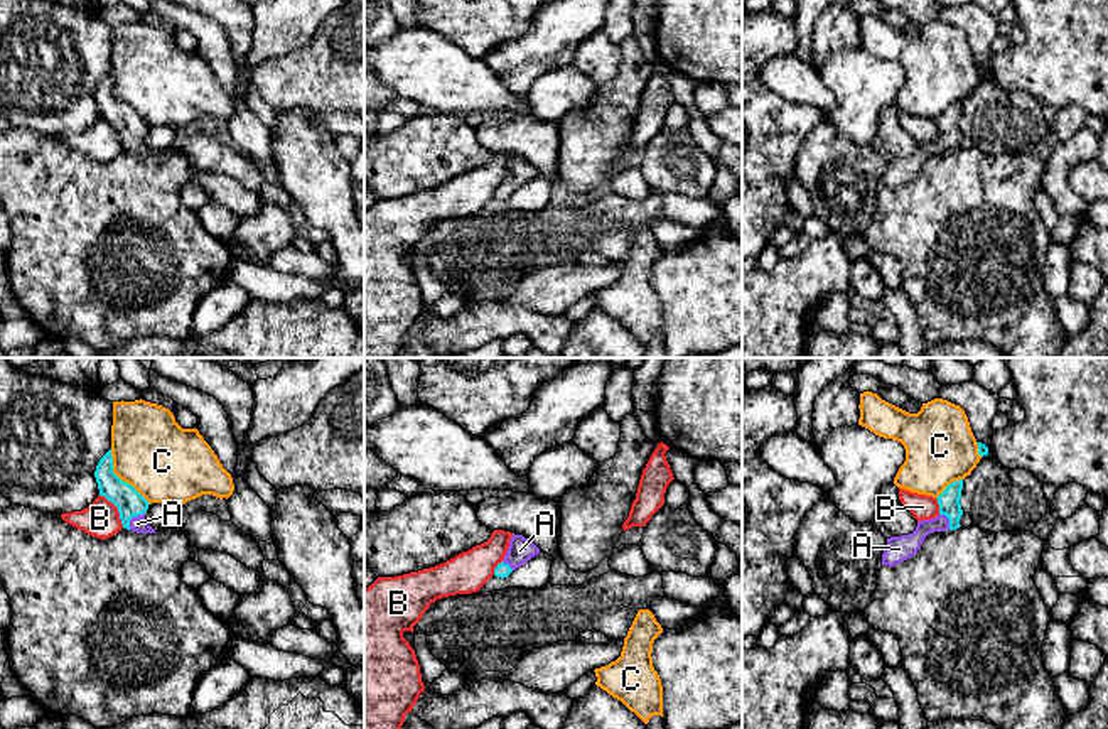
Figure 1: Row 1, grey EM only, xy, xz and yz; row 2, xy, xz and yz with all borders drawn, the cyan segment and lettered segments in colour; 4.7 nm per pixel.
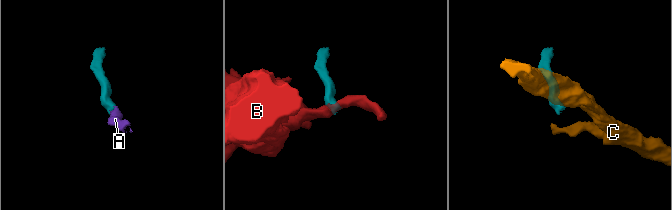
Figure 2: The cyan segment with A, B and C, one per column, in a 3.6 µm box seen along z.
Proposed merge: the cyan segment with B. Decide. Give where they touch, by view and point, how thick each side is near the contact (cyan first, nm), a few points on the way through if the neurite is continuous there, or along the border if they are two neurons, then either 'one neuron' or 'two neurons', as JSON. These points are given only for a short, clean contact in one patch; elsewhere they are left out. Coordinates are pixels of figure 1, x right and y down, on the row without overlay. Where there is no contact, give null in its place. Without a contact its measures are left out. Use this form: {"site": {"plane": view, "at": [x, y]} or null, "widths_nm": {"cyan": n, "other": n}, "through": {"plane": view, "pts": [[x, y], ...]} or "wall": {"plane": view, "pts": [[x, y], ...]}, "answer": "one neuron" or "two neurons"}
{"site": {"plane": "xy", "at": [118, 132]}, "widths_nm": {"cyan": 130, "other": 170}, "wall": {"plane": "xy", "pts": [[100, 117], [117, 130], [123, 149]]}, "answer": "two neurons"}

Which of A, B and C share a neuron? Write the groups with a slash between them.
A / B / C

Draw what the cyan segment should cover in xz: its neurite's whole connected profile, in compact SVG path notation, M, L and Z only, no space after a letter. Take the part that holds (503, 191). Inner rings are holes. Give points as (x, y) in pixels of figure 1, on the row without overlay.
M514 157L509 162L508 174L501 186L494 191L496 199L508 199L513 192L526 186L531 179L538 177L540 170L524 160L523 157Z

